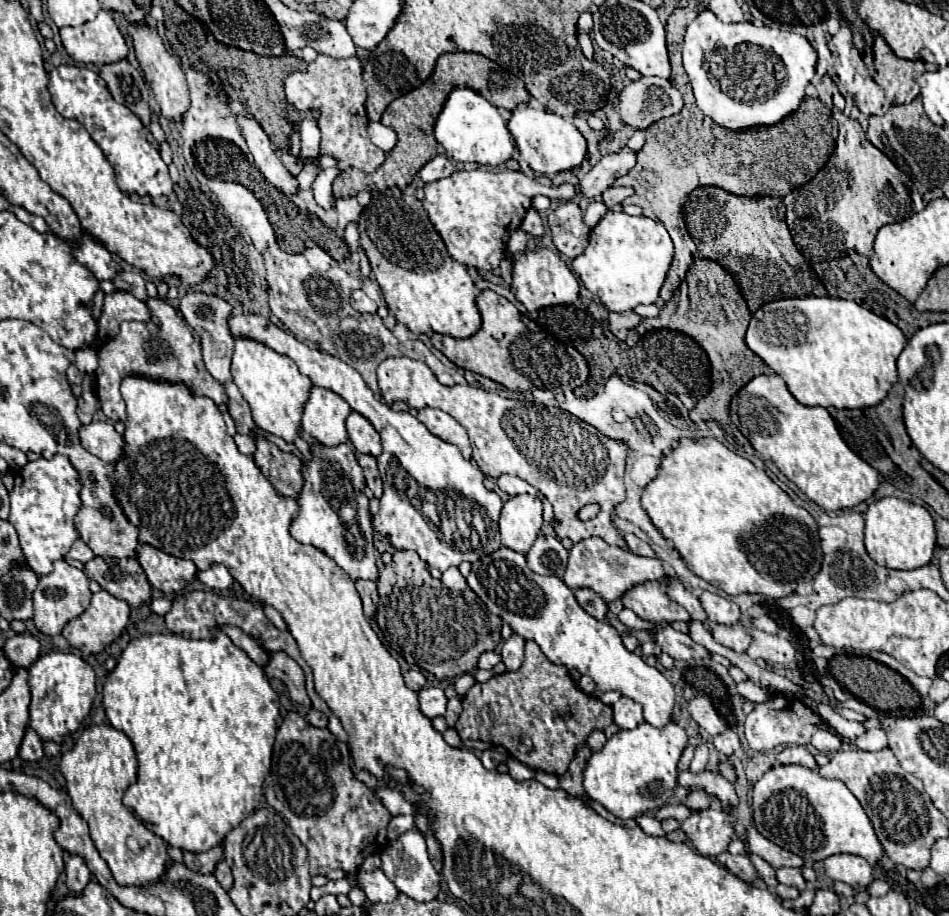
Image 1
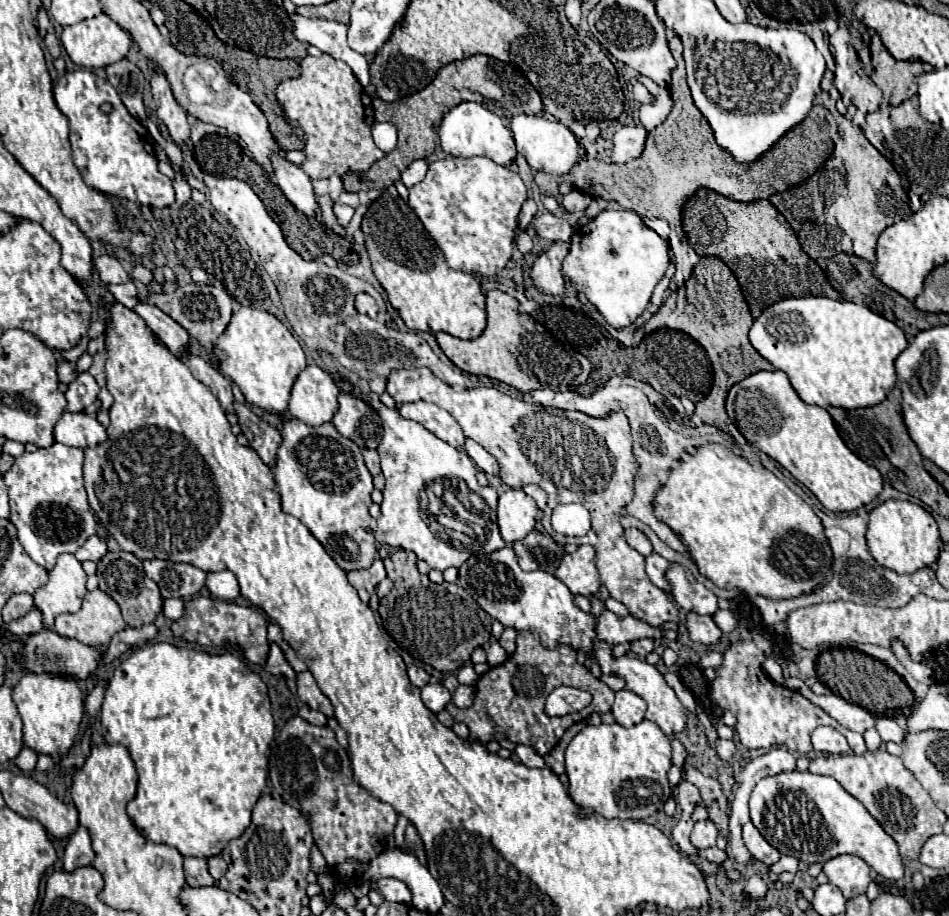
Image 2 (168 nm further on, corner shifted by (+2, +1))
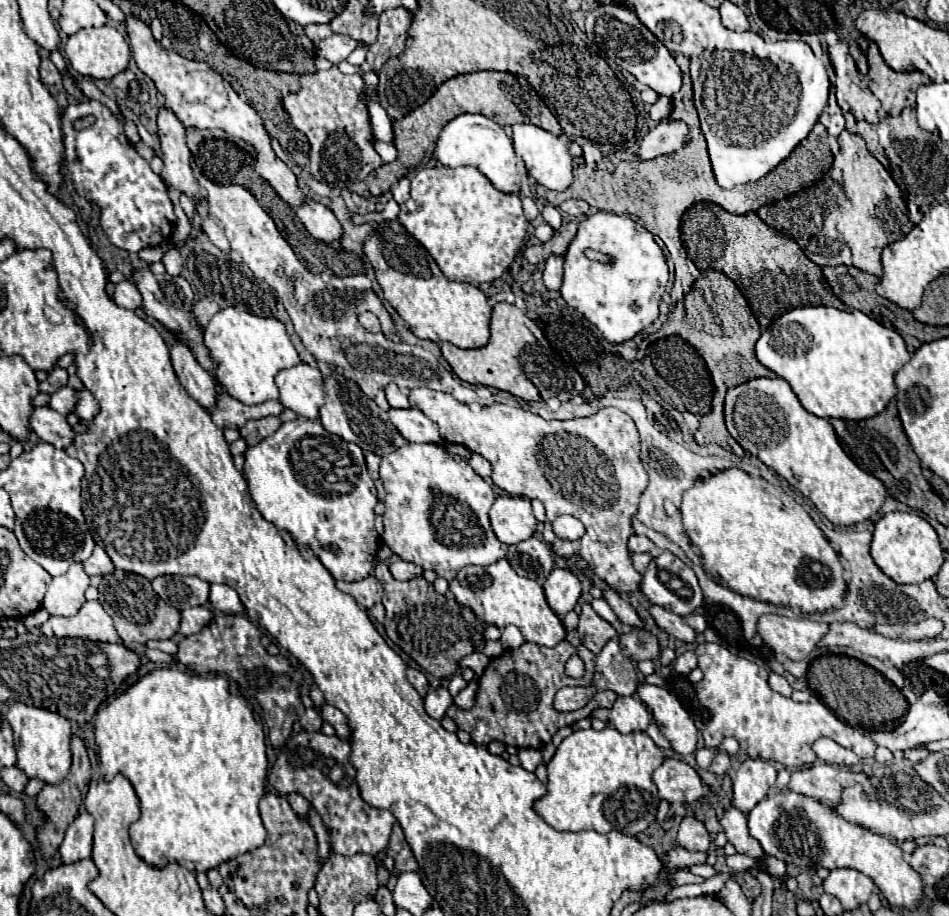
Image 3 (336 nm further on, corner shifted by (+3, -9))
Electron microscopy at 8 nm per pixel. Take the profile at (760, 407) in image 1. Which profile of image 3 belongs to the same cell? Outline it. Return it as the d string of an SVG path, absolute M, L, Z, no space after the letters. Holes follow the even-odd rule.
M775 377L775 379L751 379L739 387L729 389L725 403L735 405L733 407L733 427L735 427L733 439L745 451L751 451L753 455L759 457L759 461L763 461L767 467L771 467L783 479L787 479L797 491L801 491L805 497L809 497L815 503L815 507L835 527L849 527L849 525L861 523L861 521L873 517L881 509L885 495L887 495L885 485L877 477L861 471L847 457L847 453L839 445L839 439L837 439L833 427L829 425L829 421L807 413L785 379L779 379L779 377Z

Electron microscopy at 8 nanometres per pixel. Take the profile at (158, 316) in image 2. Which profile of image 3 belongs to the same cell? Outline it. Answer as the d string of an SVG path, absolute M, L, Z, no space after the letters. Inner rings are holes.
M173 341L169 351L171 351L171 361L173 361L173 367L175 367L175 373L181 381L181 385L205 409L211 409L211 405L215 403L215 381L213 381L213 377L197 363L197 359L193 357L191 349L185 343Z

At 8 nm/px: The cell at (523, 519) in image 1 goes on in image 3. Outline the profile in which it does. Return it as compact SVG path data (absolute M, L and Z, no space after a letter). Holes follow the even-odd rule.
M497 497L489 517L491 527L501 543L517 545L535 533L537 519L527 497Z

